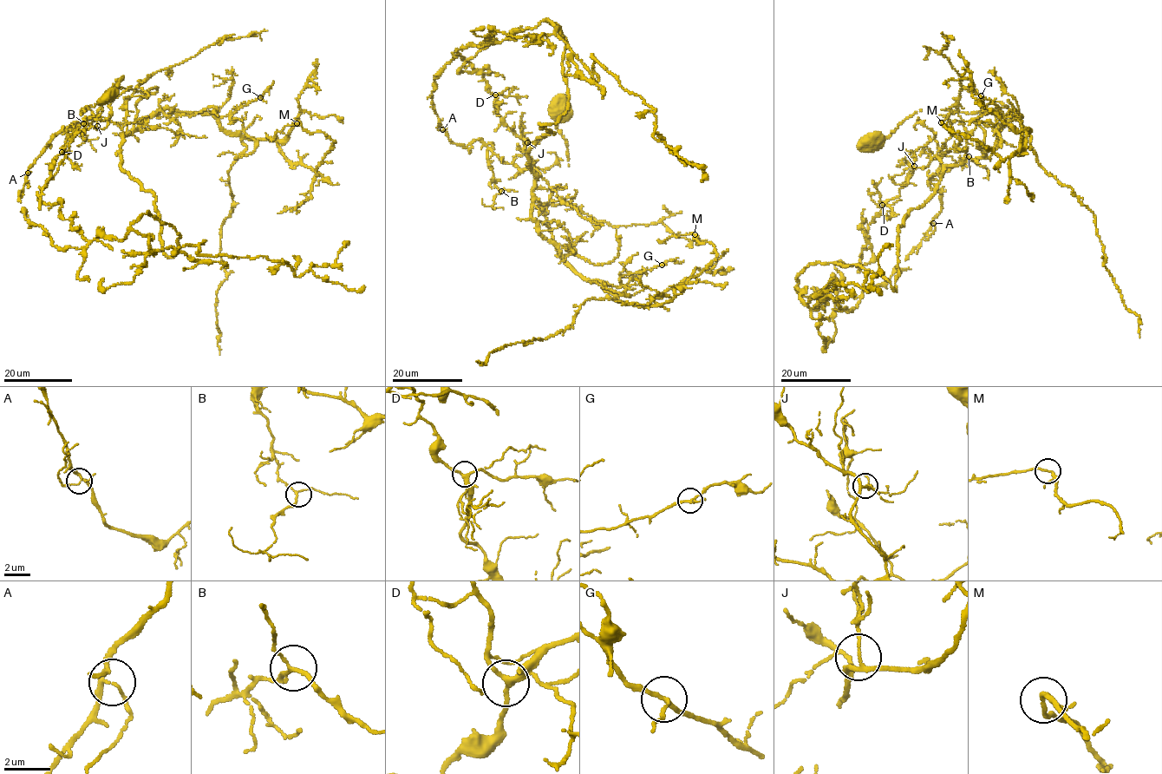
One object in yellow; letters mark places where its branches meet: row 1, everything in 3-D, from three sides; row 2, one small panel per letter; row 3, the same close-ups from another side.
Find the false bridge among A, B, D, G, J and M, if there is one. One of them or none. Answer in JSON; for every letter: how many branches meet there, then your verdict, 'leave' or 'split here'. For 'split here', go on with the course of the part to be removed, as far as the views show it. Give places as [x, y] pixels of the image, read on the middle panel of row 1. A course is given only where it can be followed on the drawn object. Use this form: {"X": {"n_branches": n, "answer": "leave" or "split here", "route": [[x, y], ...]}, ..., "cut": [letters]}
{"A": {"n_branches": 3, "answer": "leave"}, "B": {"n_branches": 3, "answer": "leave"}, "D": {"n_branches": 3, "answer": "leave"}, "G": {"n_branches": 3, "answer": "leave"}, "J": {"n_branches": 3, "answer": "leave"}, "M": {"n_branches": 3, "answer": "leave"}, "cut": []}

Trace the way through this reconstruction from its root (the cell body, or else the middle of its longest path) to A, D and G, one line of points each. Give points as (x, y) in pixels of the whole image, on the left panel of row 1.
A: (107, 94), (120, 78), (114, 84), (115, 92), (102, 104), (96, 117), (53, 136), (28, 173)
D: (107, 94), (120, 78), (98, 111), (107, 126), (73, 134), (62, 152)
G: (107, 94), (120, 78), (97, 114), (120, 127), (123, 137), (161, 110), (231, 116), (260, 97)

